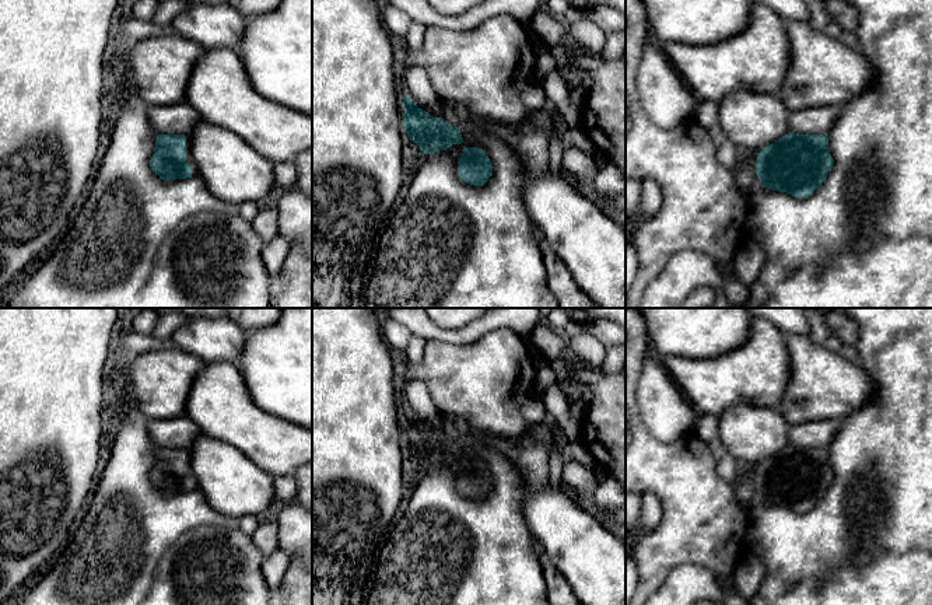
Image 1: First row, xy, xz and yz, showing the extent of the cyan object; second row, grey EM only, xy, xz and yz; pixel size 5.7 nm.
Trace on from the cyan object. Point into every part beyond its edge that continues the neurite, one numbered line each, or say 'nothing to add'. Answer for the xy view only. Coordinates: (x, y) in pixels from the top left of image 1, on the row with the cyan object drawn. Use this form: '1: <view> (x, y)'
1: xy (189, 158)

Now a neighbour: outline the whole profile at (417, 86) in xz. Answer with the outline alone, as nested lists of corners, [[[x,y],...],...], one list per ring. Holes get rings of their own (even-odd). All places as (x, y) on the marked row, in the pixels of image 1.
[[[424,67],[406,70],[403,94],[431,116],[442,118],[442,101],[435,95]]]

